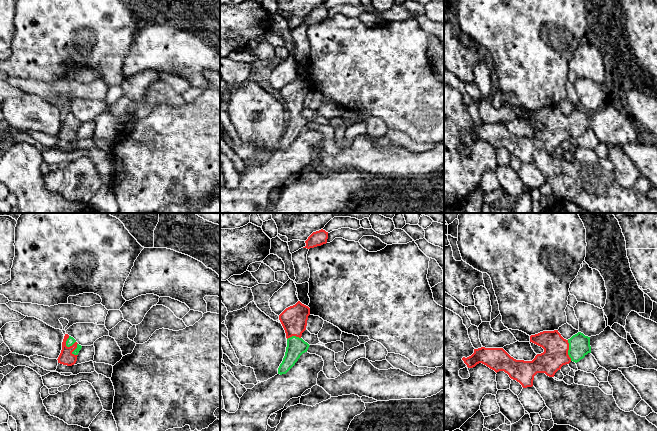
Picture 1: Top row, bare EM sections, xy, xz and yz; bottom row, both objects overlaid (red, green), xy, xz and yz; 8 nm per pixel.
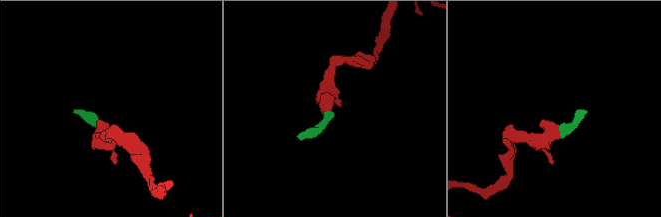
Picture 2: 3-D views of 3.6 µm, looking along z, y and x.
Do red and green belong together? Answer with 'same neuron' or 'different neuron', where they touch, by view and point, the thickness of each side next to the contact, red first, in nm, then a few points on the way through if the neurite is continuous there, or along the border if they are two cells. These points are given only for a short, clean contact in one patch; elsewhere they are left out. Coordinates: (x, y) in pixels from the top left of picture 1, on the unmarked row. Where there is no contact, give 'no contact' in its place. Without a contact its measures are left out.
same neuron; meets red in yz at (568, 125); 200 nm thick on the red side, 180 nm on the other; runs through yz (555, 131), (568, 125), (574, 125), (579, 121)

